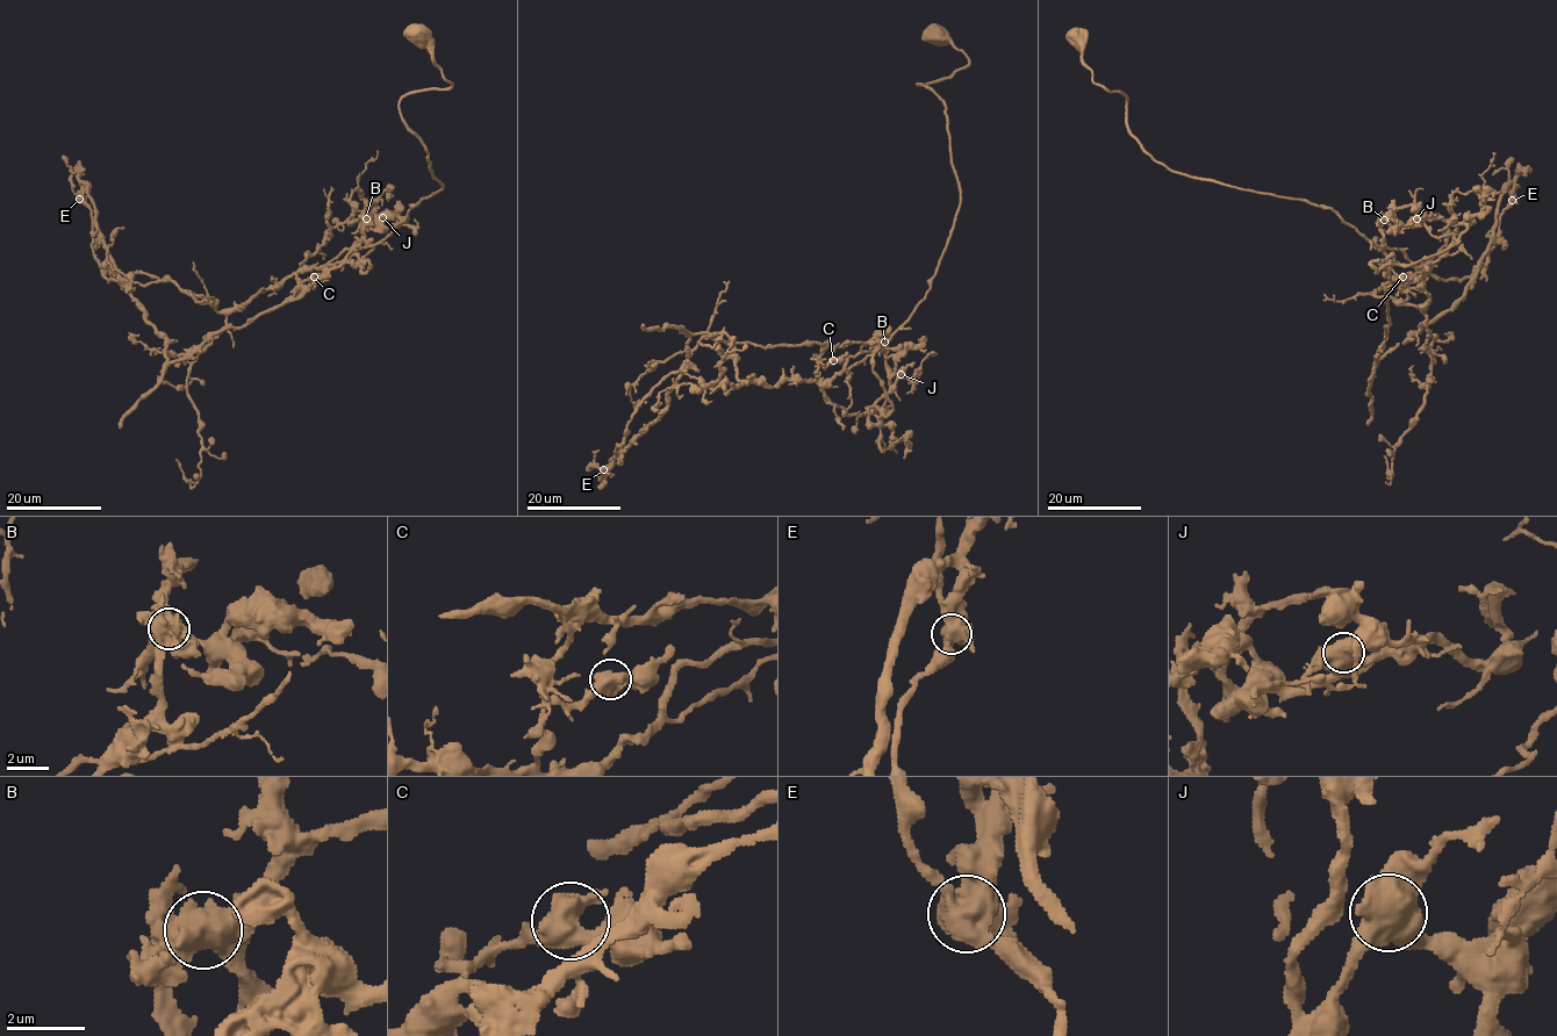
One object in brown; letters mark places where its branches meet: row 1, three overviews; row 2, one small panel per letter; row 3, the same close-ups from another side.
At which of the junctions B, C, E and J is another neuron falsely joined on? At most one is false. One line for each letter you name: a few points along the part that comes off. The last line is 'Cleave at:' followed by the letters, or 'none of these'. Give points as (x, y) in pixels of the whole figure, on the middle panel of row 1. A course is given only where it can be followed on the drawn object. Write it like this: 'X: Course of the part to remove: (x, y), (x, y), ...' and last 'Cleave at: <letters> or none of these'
E: Course of the part to remove: (603, 469), (666, 407), (666, 394), (687, 366), (693, 335), (763, 347), (882, 338), (887, 378)
Cleave at: E

